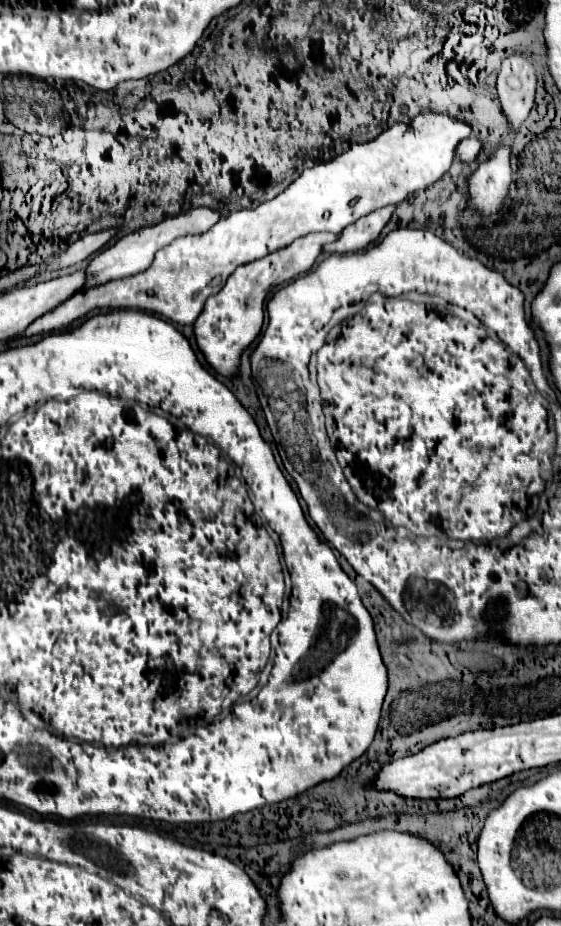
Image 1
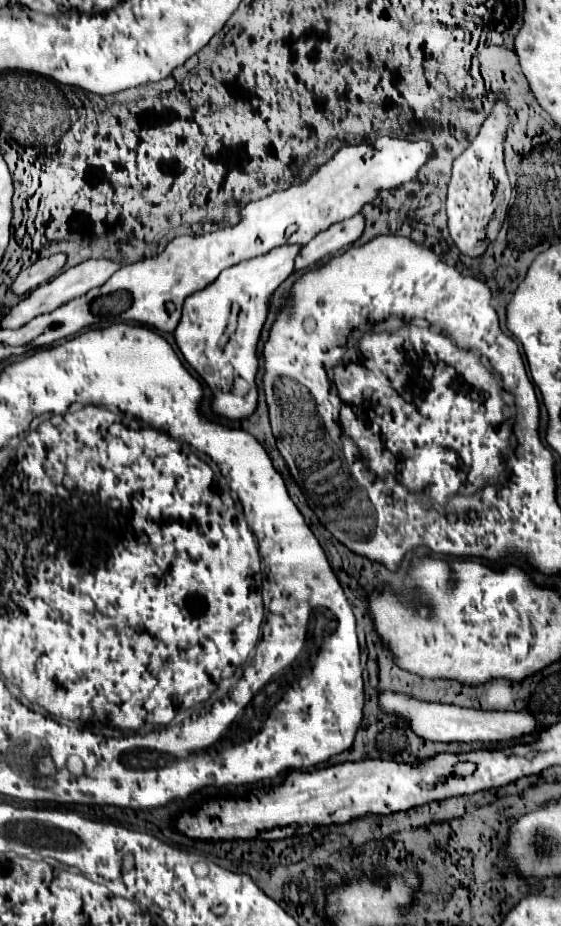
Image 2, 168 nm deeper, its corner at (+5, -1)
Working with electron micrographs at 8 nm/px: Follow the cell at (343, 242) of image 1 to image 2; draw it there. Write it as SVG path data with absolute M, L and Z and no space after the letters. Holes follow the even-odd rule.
M361 213L353 215L351 219L345 219L337 225L331 225L327 231L313 237L307 247L303 247L295 259L295 269L307 269L307 265L313 265L321 261L323 257L335 255L343 247L353 245L361 233L365 231L365 217Z

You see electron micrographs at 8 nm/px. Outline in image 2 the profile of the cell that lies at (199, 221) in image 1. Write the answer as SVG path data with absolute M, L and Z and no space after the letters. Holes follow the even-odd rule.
M87 259L67 271L63 271L61 275L57 275L55 279L51 279L49 283L33 289L19 305L11 307L11 311L5 315L5 319L1 321L1 329L17 329L21 325L25 325L27 321L31 321L33 317L37 315L43 315L43 313L49 313L49 311L55 311L59 305L71 301L71 299L77 299L81 295L85 295L89 289L95 289L95 287L101 287L105 285L105 281L117 271L121 269L121 263L119 261L109 261L109 259Z

